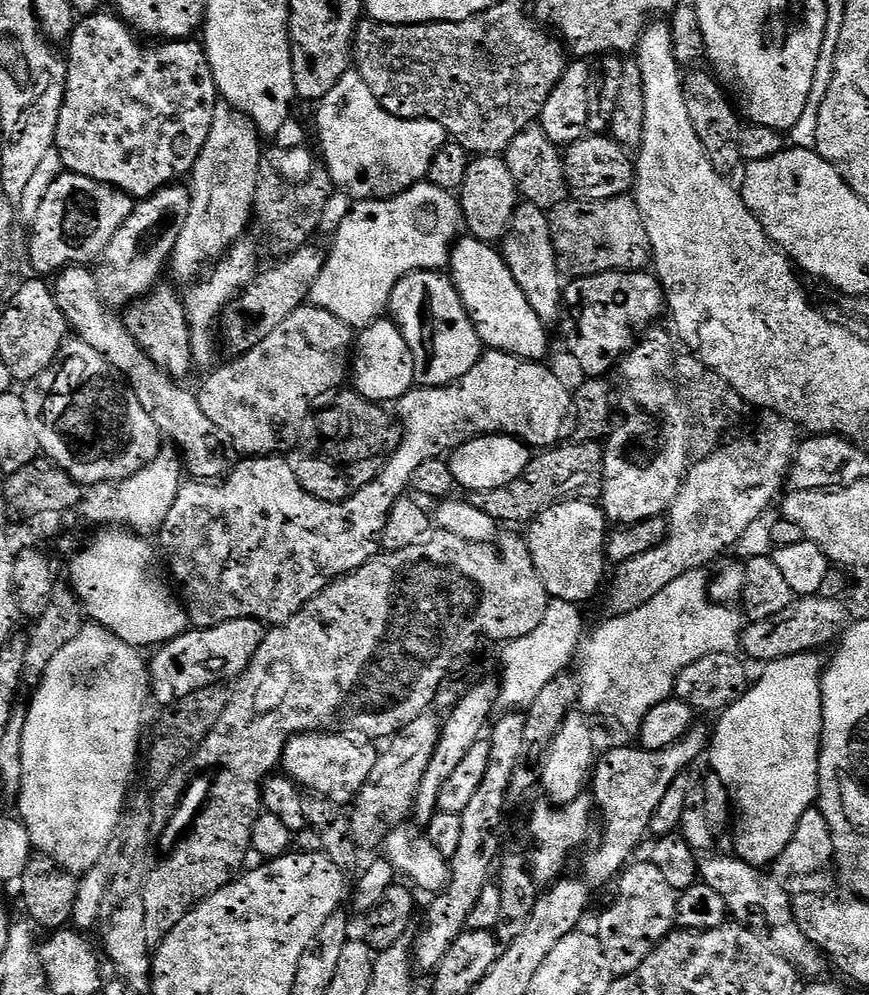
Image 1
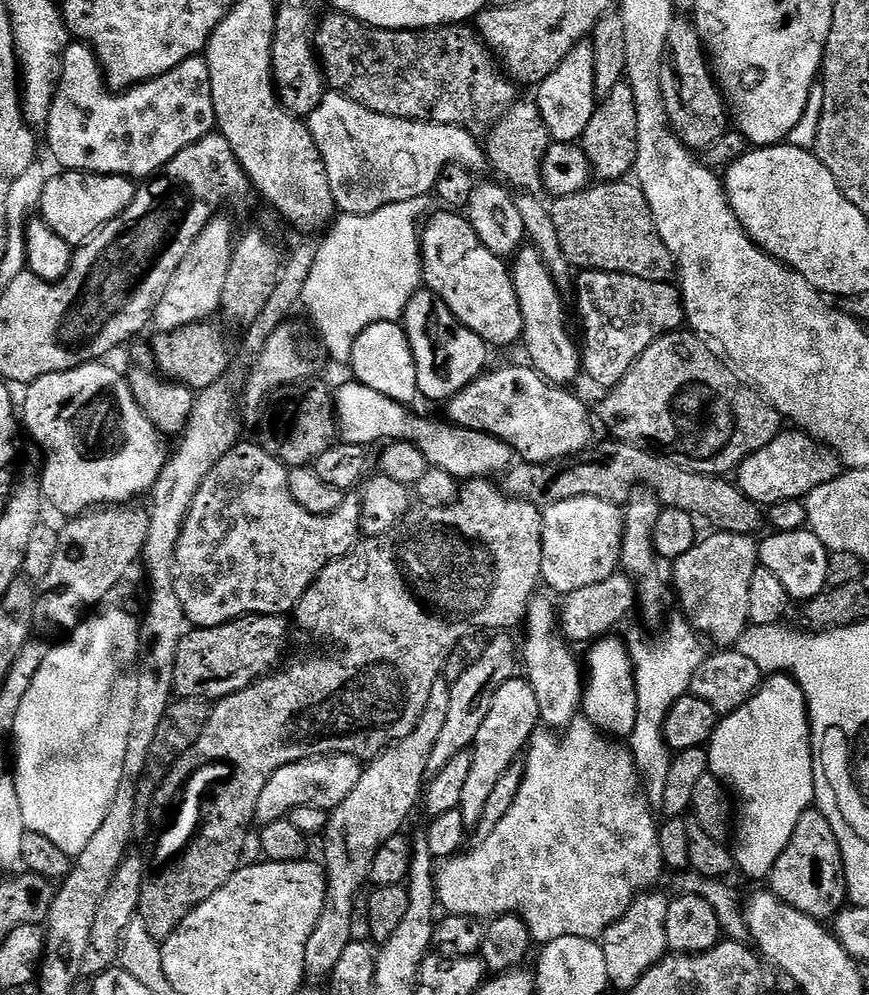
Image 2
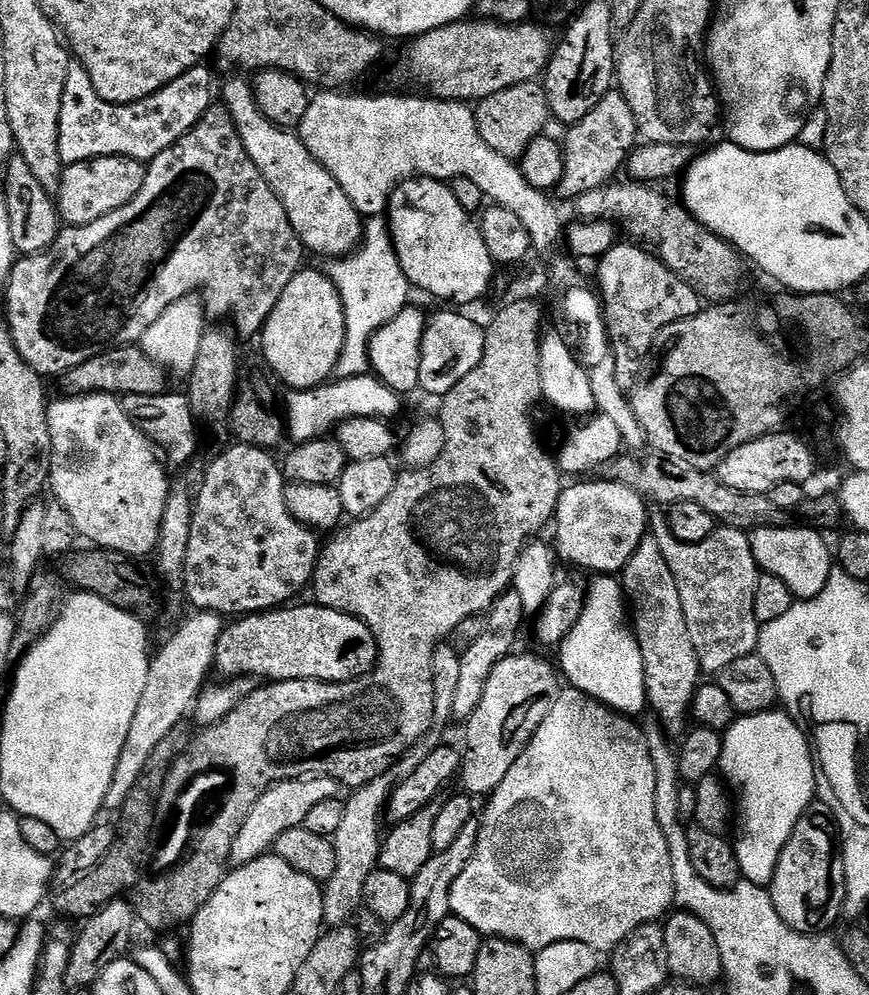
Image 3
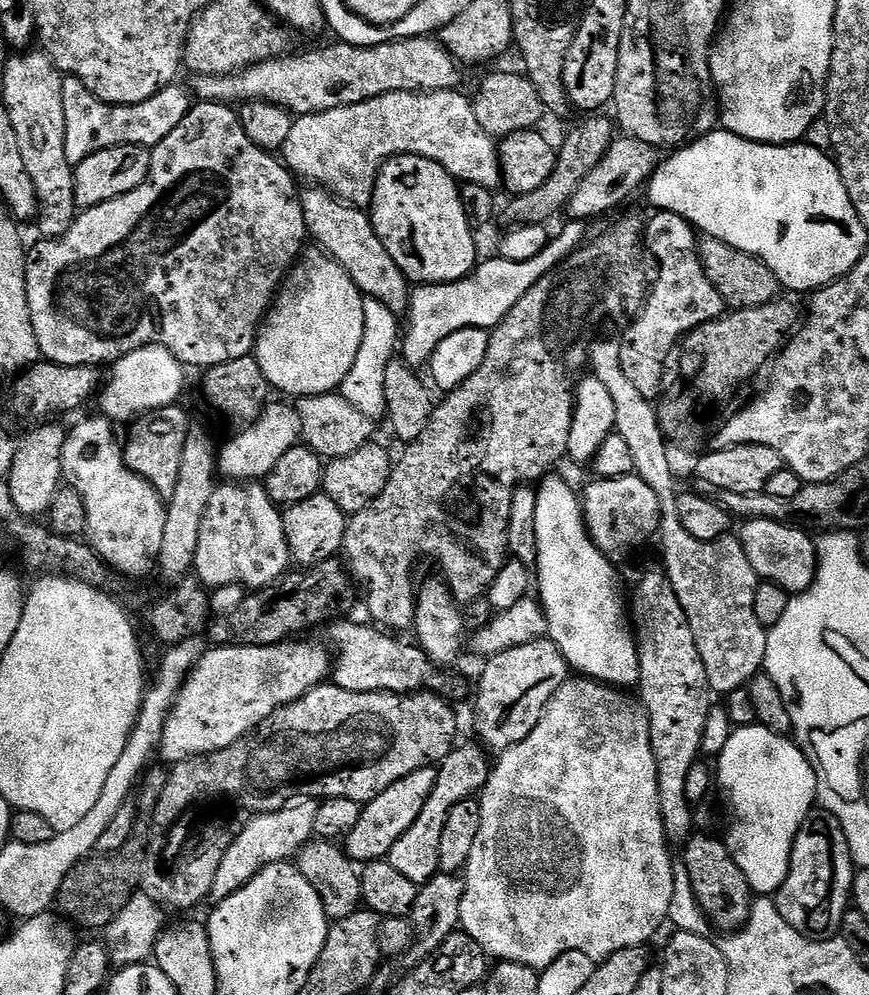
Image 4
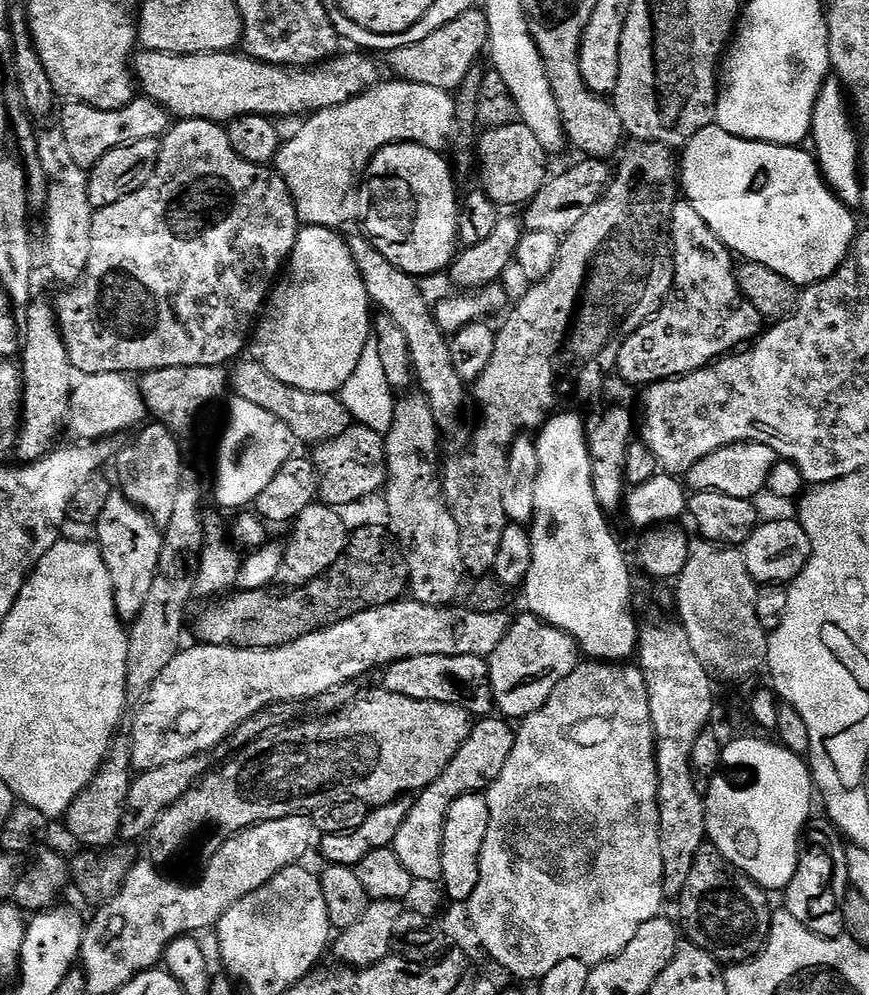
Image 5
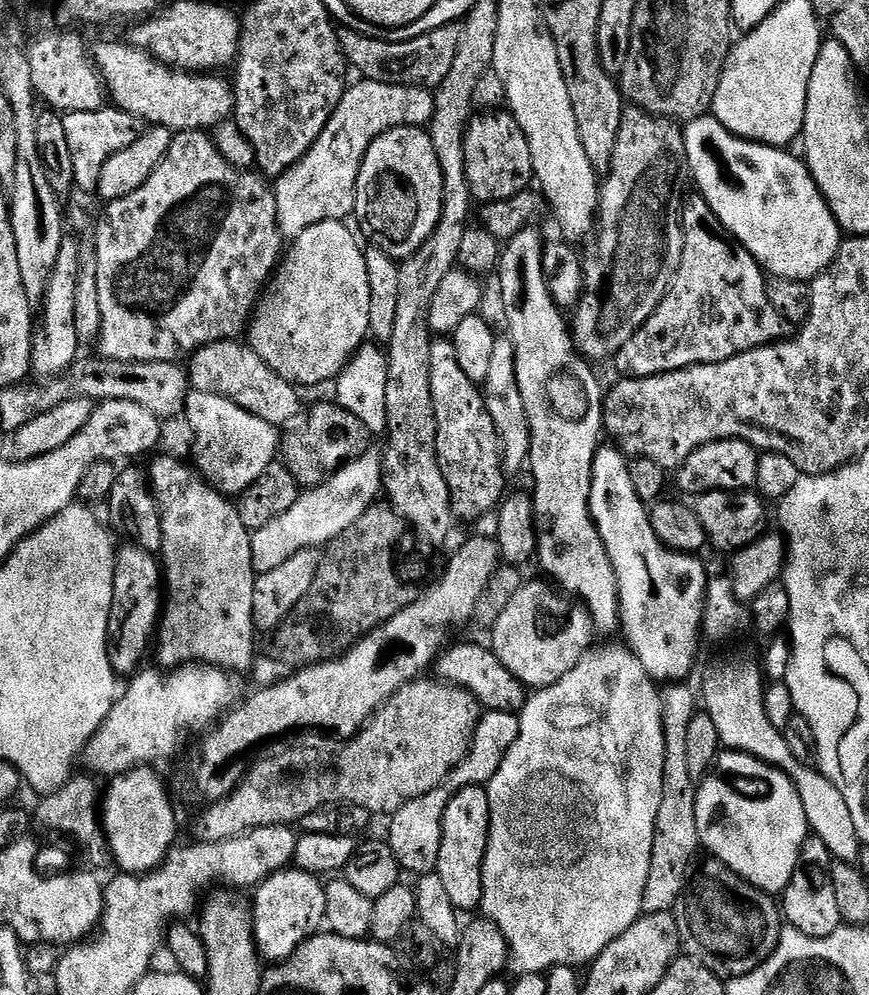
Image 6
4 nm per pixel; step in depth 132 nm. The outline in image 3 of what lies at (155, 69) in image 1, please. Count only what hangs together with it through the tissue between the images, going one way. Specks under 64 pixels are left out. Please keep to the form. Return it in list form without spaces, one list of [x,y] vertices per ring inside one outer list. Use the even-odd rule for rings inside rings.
[[[78,62],[68,65],[62,114],[58,122],[58,154],[64,165],[103,156],[125,156],[151,162],[162,150],[174,146],[213,107],[212,72],[208,66],[190,69],[150,98],[133,104],[111,104],[94,90],[90,74]]]

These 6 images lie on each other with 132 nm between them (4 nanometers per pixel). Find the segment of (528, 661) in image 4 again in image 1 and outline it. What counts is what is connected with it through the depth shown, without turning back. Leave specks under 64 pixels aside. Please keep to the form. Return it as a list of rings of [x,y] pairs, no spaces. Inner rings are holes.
[[[508,710],[500,721],[493,723],[488,740],[488,757],[490,766],[486,766],[486,778],[474,790],[474,798],[470,798],[470,806],[460,813],[462,822],[462,838],[454,858],[450,861],[448,886],[442,892],[431,897],[432,905],[424,916],[424,925],[414,939],[414,964],[425,974],[431,973],[438,962],[446,956],[446,950],[461,936],[468,925],[470,910],[478,902],[482,890],[490,883],[494,865],[501,855],[500,823],[504,820],[504,808],[508,801],[510,774],[514,774],[514,762],[518,762],[518,754],[522,754],[522,733],[526,730],[525,713],[520,710]]]

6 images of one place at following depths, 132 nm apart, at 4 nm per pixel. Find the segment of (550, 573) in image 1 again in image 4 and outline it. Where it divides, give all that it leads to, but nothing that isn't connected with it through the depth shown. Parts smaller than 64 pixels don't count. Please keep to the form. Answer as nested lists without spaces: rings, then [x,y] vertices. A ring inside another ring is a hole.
[[[635,474],[614,478],[613,480],[593,479],[593,484],[585,492],[582,492],[582,503],[584,505],[584,524],[588,527],[590,538],[598,550],[607,560],[621,562],[631,552],[636,552],[648,539],[655,537],[660,530],[660,499],[658,494],[642,478]]]

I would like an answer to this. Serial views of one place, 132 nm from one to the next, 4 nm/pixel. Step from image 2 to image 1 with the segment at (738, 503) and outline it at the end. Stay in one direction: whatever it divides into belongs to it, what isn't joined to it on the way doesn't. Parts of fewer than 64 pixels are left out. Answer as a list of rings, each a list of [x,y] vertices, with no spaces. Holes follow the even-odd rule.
[[[565,442],[537,451],[529,464],[508,485],[488,489],[485,492],[472,492],[472,507],[490,514],[501,525],[527,525],[537,514],[563,500],[601,499],[604,490],[604,449],[596,442]]]

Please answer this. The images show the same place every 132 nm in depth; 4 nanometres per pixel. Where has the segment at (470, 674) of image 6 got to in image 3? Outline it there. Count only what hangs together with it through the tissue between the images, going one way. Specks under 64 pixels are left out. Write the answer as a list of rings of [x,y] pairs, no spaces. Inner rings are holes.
[[[315,602],[299,604],[281,606],[229,623],[216,647],[215,671],[220,671],[224,678],[264,680],[260,682],[315,680],[321,684],[350,684],[364,679],[375,668],[376,661],[380,659],[380,648],[372,631],[357,616],[339,612],[337,608],[324,608]]]

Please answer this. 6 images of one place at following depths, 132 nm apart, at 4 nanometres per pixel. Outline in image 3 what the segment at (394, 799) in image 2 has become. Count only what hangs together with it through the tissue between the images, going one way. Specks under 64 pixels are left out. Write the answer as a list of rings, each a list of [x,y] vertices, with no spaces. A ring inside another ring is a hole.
[[[386,775],[386,776],[380,776],[375,780],[374,782],[370,782],[366,787],[364,788],[358,788],[355,789],[351,793],[352,797],[347,797],[346,800],[346,818],[342,818],[342,828],[339,828],[336,832],[336,835],[334,837],[334,843],[336,846],[336,865],[334,866],[334,874],[332,875],[331,879],[329,879],[326,882],[326,887],[323,889],[323,894],[324,894],[324,923],[327,925],[329,929],[336,929],[336,928],[343,928],[345,925],[349,923],[348,920],[351,918],[352,915],[355,917],[357,915],[356,912],[356,907],[359,909],[361,907],[363,898],[364,898],[364,887],[366,886],[366,878],[370,878],[370,874],[374,871],[376,871],[379,862],[380,862],[380,845],[382,843],[382,831],[380,832],[380,820],[382,824],[382,817],[385,815],[387,806],[388,806],[388,800],[389,797],[392,794],[392,791],[394,789],[394,780],[392,780],[393,777],[391,775]]]

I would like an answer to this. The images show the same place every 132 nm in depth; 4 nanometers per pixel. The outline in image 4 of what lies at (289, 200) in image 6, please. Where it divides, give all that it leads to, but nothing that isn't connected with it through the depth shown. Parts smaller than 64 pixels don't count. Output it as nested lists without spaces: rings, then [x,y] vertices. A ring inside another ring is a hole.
[[[460,90],[430,93],[395,92],[370,98],[354,106],[342,106],[338,110],[326,110],[293,119],[290,138],[286,138],[286,146],[282,150],[283,163],[301,181],[308,180],[304,182],[311,182],[326,189],[345,204],[351,204],[353,208],[367,209],[371,205],[380,168],[387,160],[396,156],[430,158],[438,162],[438,166],[442,166],[458,182],[499,189],[502,181],[497,141],[488,136],[482,126],[478,126],[472,100],[464,97],[462,93]]]

